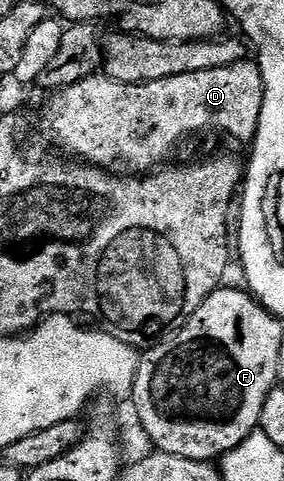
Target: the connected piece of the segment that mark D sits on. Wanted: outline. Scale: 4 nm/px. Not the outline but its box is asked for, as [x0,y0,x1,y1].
[43,59,265,175]

